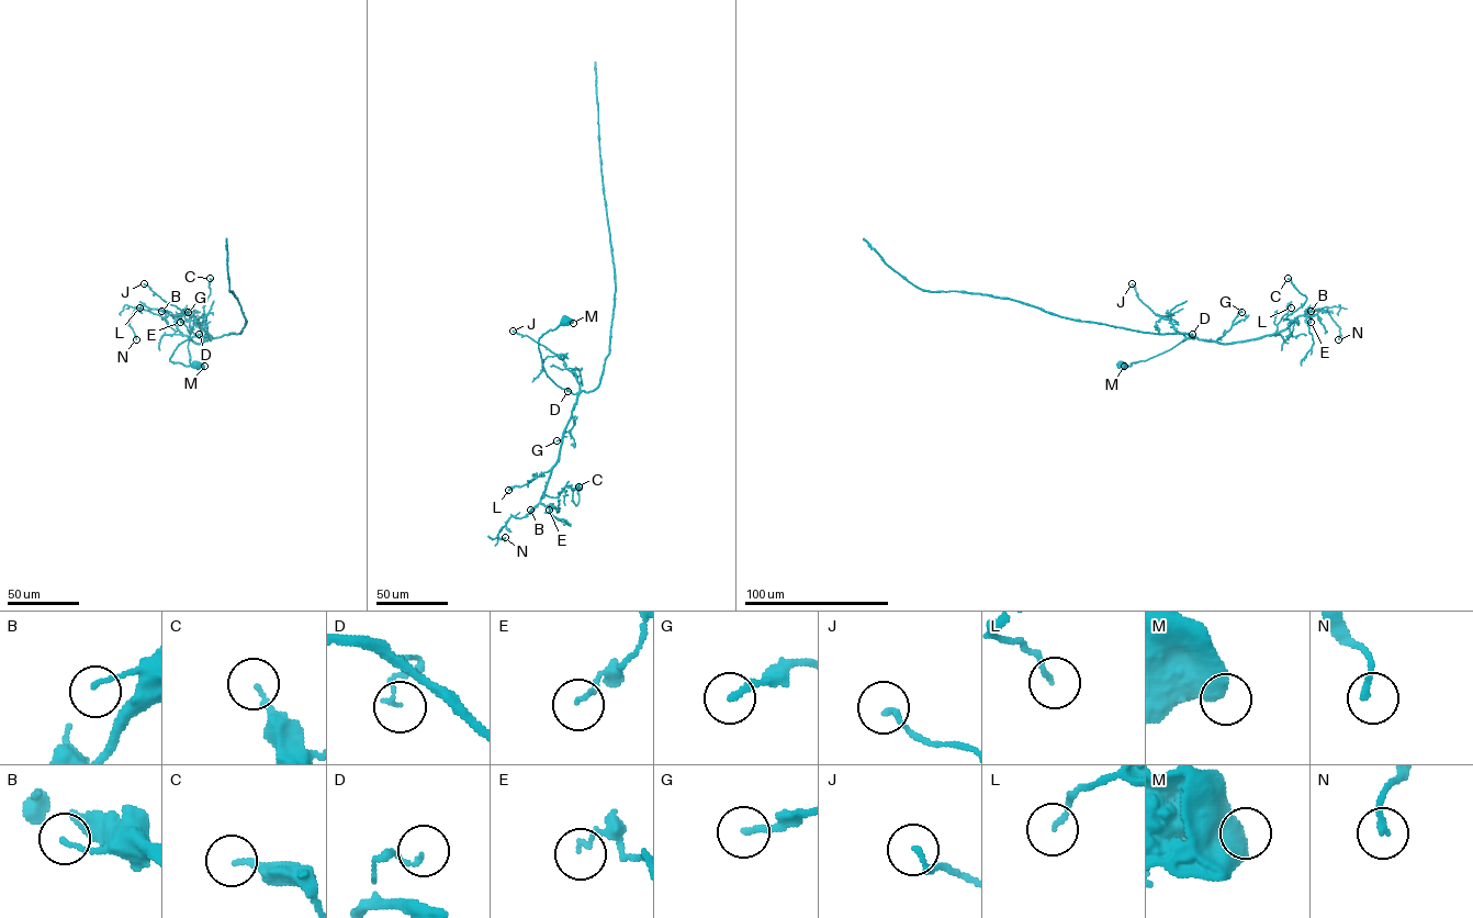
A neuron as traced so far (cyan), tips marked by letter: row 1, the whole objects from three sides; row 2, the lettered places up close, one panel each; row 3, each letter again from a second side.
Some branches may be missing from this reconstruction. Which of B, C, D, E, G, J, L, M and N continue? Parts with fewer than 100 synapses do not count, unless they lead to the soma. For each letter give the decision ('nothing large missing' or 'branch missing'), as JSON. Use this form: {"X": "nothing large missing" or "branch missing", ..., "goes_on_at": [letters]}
{"B": "nothing large missing", "C": "nothing large missing", "D": "nothing large missing", "E": "nothing large missing", "G": "nothing large missing", "J": "nothing large missing", "L": "nothing large missing", "M": "nothing large missing", "N": "nothing large missing", "goes_on_at": []}

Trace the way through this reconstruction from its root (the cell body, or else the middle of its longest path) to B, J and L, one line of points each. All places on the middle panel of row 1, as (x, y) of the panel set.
B: (565, 318), (539, 338), (539, 350), (548, 376), (578, 395), (563, 435), (559, 459), (540, 502), (530, 510)
J: (565, 318), (542, 335), (538, 348), (548, 376), (576, 394), (576, 374), (557, 355), (513, 331)
L: (565, 318), (538, 342), (548, 376), (562, 389), (578, 394), (563, 435), (559, 459), (542, 476), (508, 490)

